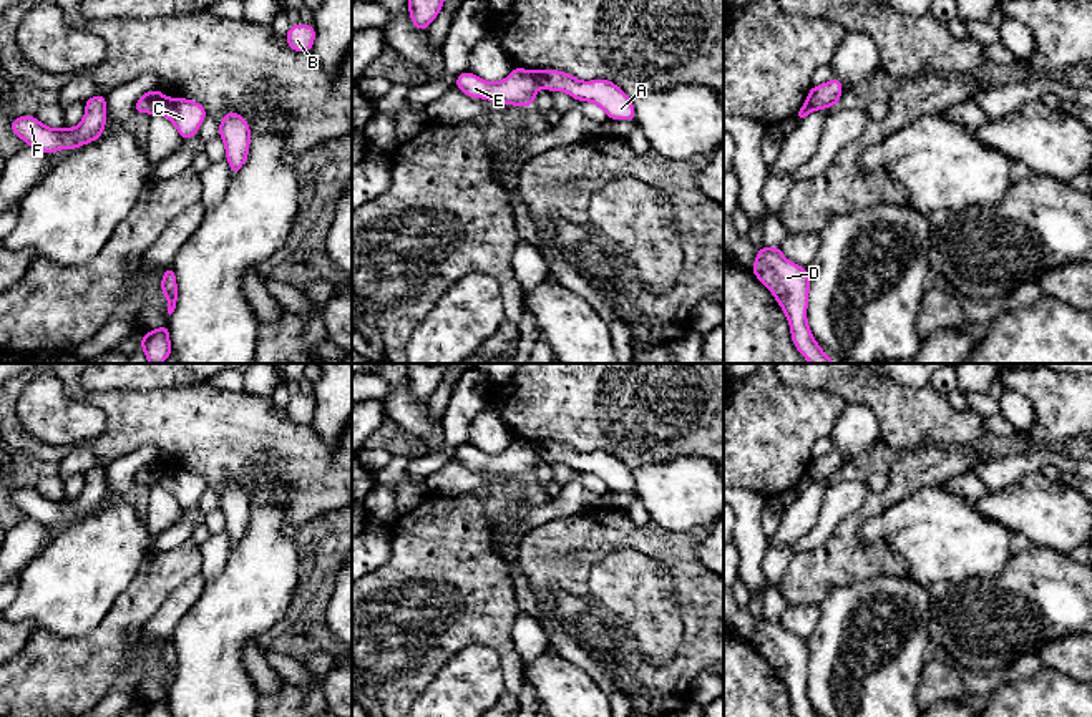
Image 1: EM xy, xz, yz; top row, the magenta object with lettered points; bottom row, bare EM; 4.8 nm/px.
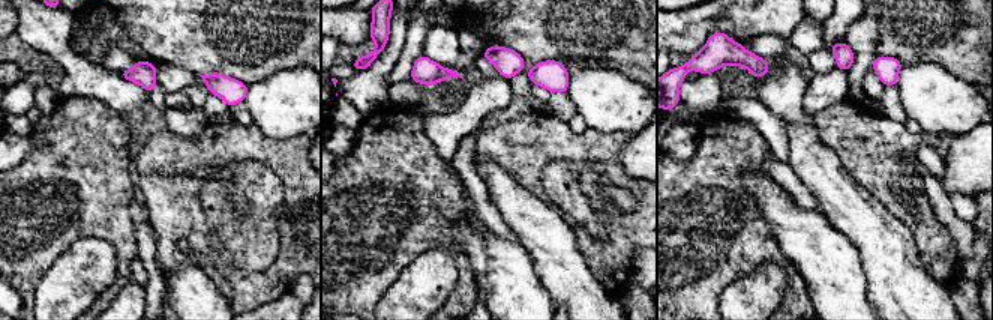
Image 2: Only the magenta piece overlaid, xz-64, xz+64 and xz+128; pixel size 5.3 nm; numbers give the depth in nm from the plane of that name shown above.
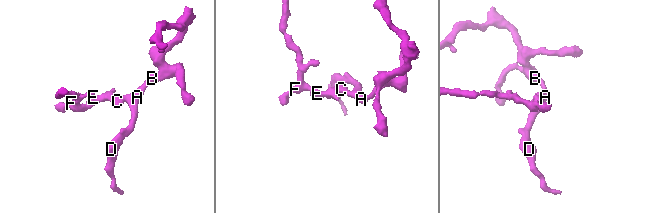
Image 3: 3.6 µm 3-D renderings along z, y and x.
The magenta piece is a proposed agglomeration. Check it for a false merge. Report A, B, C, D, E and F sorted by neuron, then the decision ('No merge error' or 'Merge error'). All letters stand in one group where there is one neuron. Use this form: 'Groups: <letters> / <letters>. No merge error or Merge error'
Groups: A B C D / E F. Merge error

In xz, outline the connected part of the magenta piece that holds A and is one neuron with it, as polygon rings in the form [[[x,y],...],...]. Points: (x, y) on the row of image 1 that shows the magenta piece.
[[[536,70],[531,75],[549,91],[566,91],[578,101],[601,106],[611,120],[636,121],[631,98],[609,80],[579,81],[573,75],[558,70]]]

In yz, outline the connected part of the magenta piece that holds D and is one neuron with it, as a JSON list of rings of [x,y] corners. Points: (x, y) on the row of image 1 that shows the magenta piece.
[[[762,246],[752,272],[773,294],[783,309],[793,345],[810,363],[833,363],[821,347],[817,344],[807,322],[808,307],[808,271],[783,257],[780,246]]]

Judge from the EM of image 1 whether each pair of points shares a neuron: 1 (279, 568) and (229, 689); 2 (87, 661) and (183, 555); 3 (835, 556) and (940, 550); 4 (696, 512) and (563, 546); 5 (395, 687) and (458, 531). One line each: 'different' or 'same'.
1: same
2: same
3: different
4: different
5: same

